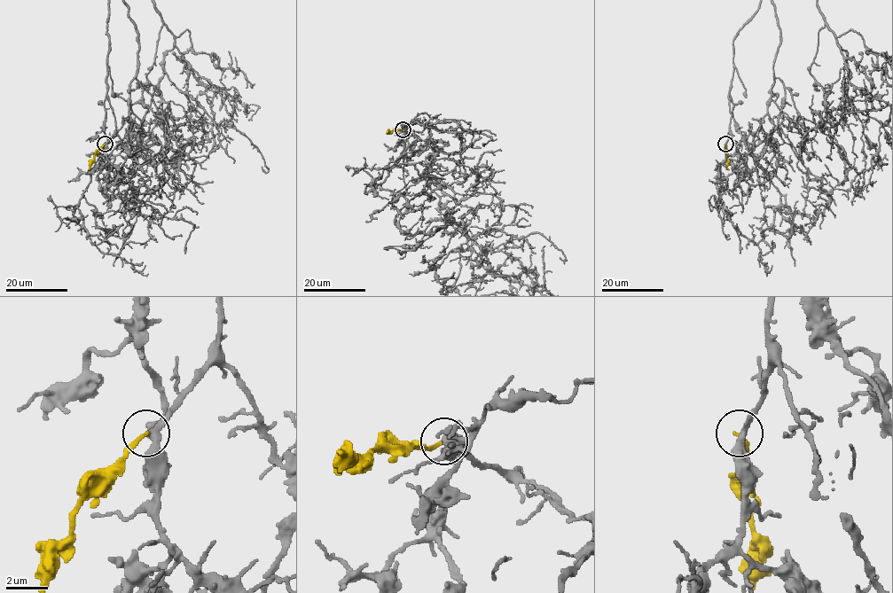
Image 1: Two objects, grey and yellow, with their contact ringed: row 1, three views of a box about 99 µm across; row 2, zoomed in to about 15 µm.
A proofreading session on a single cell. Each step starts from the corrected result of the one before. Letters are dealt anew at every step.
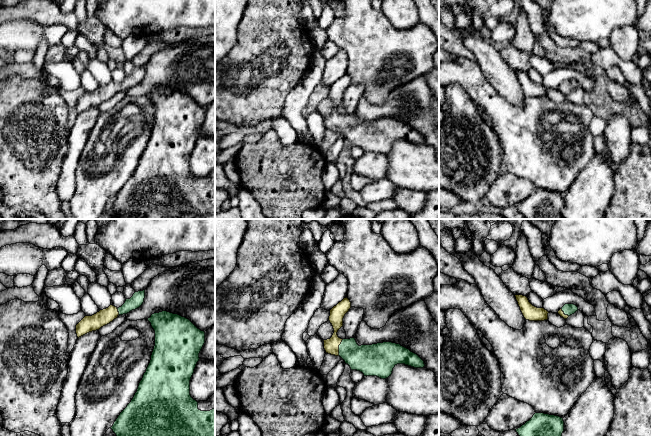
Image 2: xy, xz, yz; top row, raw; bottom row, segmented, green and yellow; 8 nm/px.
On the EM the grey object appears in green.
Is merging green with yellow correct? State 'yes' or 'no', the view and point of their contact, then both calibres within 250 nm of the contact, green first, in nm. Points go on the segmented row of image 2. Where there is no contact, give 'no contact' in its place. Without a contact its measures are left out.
yes; contact xz (339, 347); calibres 220 and 120 nm

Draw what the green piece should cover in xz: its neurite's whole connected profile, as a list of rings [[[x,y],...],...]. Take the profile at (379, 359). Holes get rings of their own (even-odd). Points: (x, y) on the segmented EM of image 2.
[[[346,297],[330,310],[329,321],[334,333],[324,341],[326,353],[340,356],[351,370],[357,370],[364,376],[377,376],[386,379],[391,376],[397,364],[405,364],[414,368],[423,368],[424,361],[409,349],[400,344],[383,342],[359,346],[355,338],[341,339],[337,332],[343,326],[343,318],[351,308]]]

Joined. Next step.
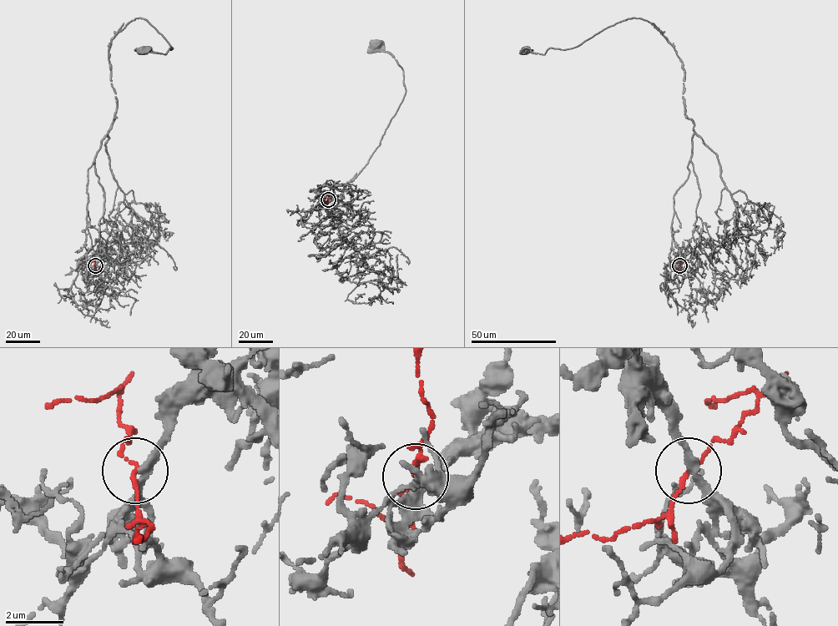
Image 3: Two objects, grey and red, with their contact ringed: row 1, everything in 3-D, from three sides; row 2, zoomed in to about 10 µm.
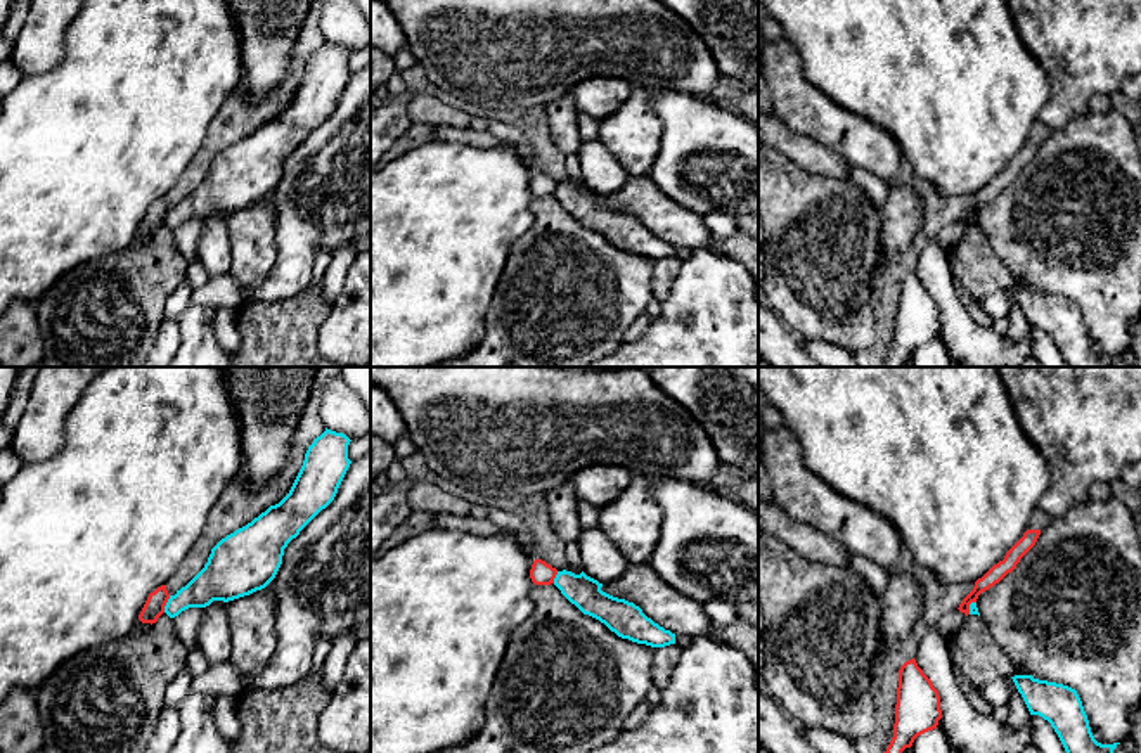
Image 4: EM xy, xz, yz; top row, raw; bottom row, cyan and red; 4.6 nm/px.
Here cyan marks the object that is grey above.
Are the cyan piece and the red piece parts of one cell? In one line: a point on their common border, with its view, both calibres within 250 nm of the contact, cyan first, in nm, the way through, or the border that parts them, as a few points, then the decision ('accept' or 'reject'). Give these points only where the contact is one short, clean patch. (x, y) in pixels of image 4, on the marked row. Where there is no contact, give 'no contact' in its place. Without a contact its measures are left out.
contact xy (167, 604); calibres 180 and 100 nm; border xy (170, 596), (163, 611); reject

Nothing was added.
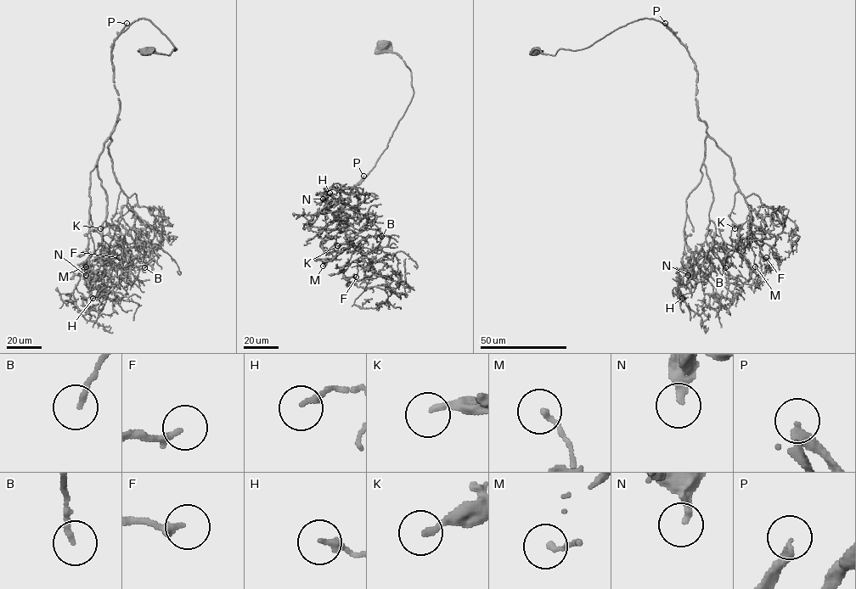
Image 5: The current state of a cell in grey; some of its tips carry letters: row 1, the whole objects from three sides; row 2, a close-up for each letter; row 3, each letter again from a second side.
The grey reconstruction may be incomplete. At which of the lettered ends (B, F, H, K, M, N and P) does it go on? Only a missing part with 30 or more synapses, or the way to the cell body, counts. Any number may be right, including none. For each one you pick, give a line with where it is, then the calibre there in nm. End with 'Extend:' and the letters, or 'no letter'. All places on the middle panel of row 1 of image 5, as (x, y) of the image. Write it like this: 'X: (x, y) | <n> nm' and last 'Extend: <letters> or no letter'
F: (356, 277) | 240 nm
P: (363, 176) | 240 nm
Extend: F, P

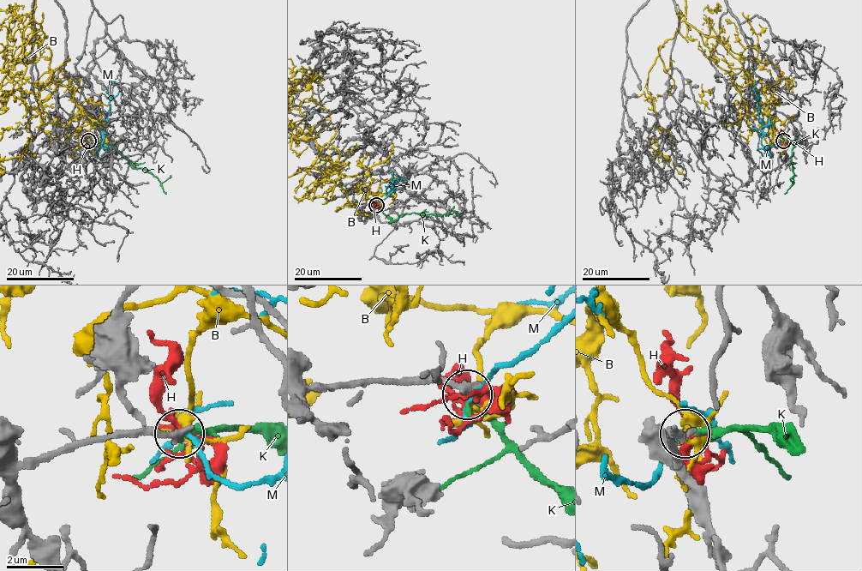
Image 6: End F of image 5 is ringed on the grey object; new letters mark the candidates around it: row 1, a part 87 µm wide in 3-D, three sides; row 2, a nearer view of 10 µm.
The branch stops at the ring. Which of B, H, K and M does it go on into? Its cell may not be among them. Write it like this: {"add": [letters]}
{"add": ["K"]}

